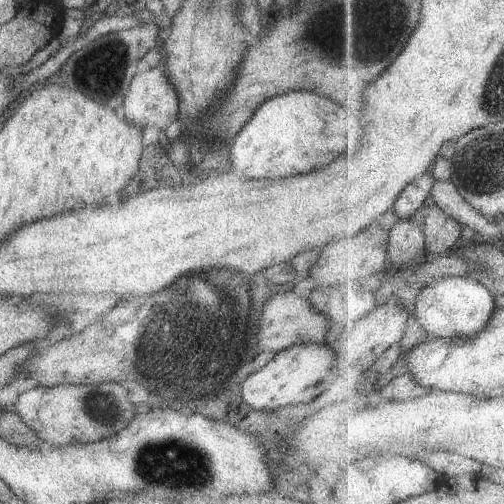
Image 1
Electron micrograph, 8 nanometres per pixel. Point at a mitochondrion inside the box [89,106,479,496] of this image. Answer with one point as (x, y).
(193, 342)

